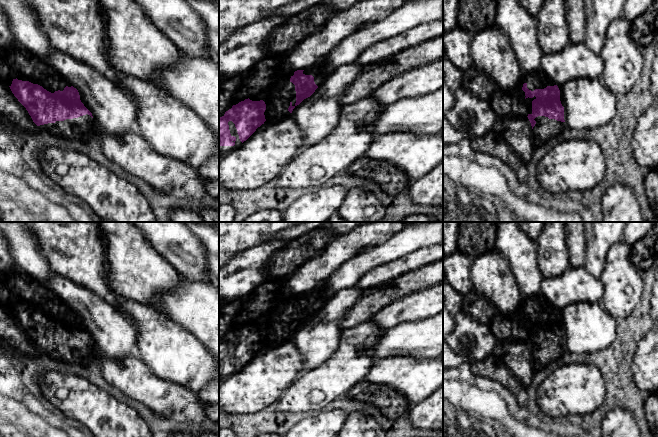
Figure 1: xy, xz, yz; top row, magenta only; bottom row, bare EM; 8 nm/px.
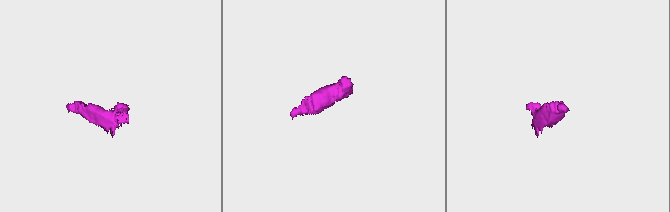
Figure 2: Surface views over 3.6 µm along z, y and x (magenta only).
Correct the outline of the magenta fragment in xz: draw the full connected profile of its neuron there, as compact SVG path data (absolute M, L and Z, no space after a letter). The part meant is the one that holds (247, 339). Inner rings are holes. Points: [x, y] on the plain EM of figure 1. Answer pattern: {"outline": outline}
{"outline": "M266 315L233 329L219 342L219 379L238 372L255 355L272 349L264 339Z"}

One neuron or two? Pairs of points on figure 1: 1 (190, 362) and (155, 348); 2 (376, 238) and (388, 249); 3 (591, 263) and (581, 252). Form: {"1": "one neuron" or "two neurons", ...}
{"1": "one neuron", "2": "two neurons", "3": "two neurons"}

